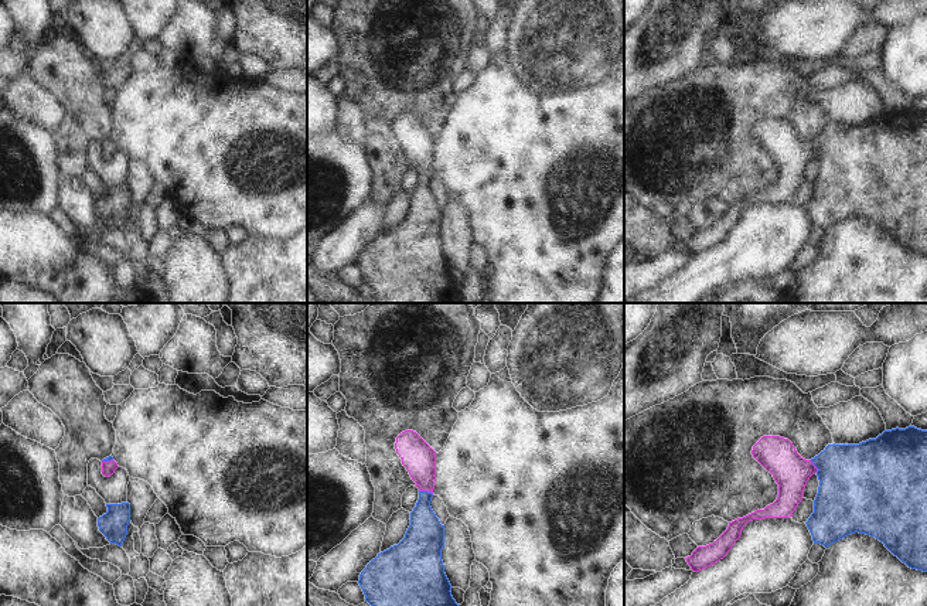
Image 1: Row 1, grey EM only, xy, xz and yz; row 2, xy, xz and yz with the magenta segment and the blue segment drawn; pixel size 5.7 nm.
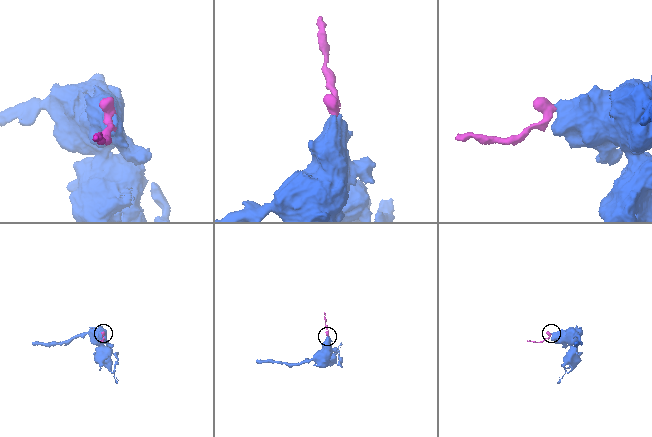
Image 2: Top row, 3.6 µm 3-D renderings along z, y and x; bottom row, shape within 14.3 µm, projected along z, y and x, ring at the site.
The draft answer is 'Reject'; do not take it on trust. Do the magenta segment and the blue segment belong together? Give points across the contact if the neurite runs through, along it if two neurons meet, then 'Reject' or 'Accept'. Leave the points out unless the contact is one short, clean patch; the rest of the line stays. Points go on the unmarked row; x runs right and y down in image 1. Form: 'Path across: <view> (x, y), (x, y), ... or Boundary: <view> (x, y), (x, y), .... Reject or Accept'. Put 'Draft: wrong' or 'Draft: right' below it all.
Path across: xz (419, 142), (426, 173), (425, 217). Accept
Draft: wrong

